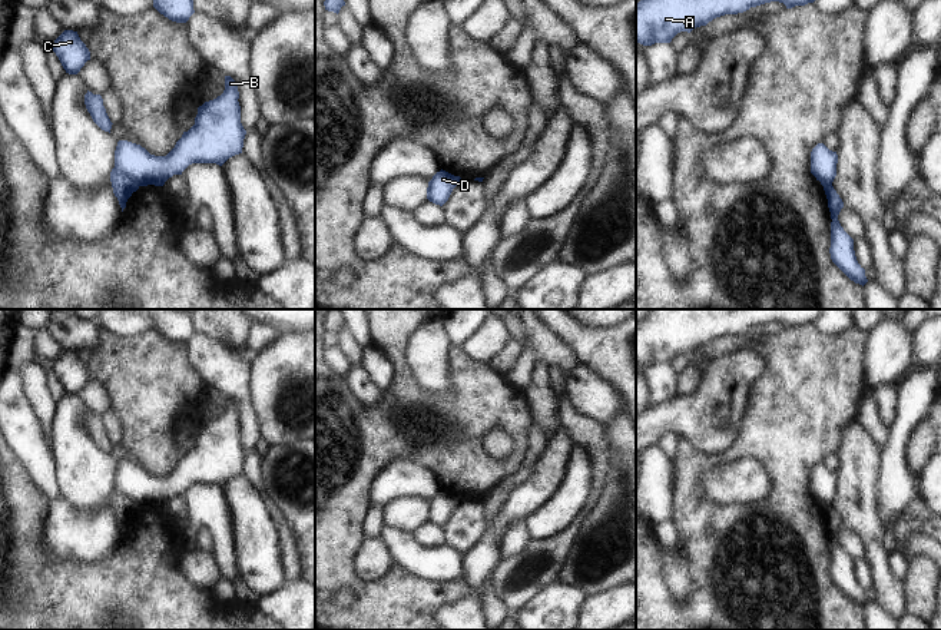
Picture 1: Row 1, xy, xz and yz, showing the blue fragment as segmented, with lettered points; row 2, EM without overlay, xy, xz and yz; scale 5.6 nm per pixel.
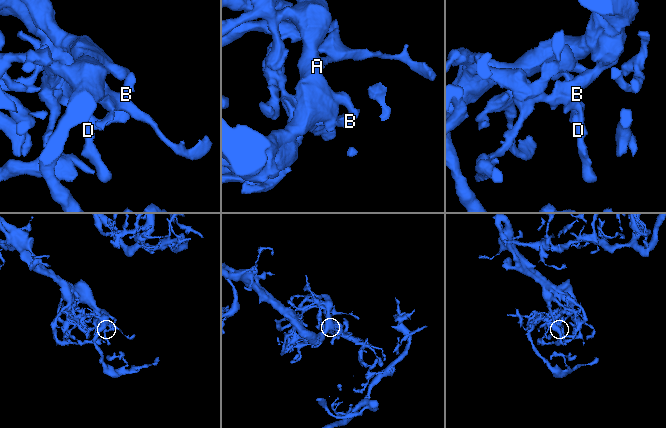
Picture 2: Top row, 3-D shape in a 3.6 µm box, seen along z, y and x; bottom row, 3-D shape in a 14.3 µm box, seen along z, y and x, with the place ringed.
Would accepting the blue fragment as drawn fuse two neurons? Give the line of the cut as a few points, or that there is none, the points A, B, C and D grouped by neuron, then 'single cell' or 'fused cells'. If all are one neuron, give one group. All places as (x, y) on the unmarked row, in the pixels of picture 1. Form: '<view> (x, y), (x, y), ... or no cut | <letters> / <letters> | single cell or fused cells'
xy (113, 488), (138, 507) | A B / C D | fused cells

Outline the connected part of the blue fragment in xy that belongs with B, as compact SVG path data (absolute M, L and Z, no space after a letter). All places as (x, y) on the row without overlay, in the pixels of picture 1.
M225 397L225 411L198 428L195 445L183 452L166 477L150 475L140 465L119 461L115 471L115 490L135 507L163 507L173 495L192 484L222 487L229 478L242 474L246 451L241 444L238 405Z

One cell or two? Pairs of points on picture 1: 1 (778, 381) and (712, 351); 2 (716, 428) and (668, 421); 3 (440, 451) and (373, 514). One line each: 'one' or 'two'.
1: two
2: one
3: two

